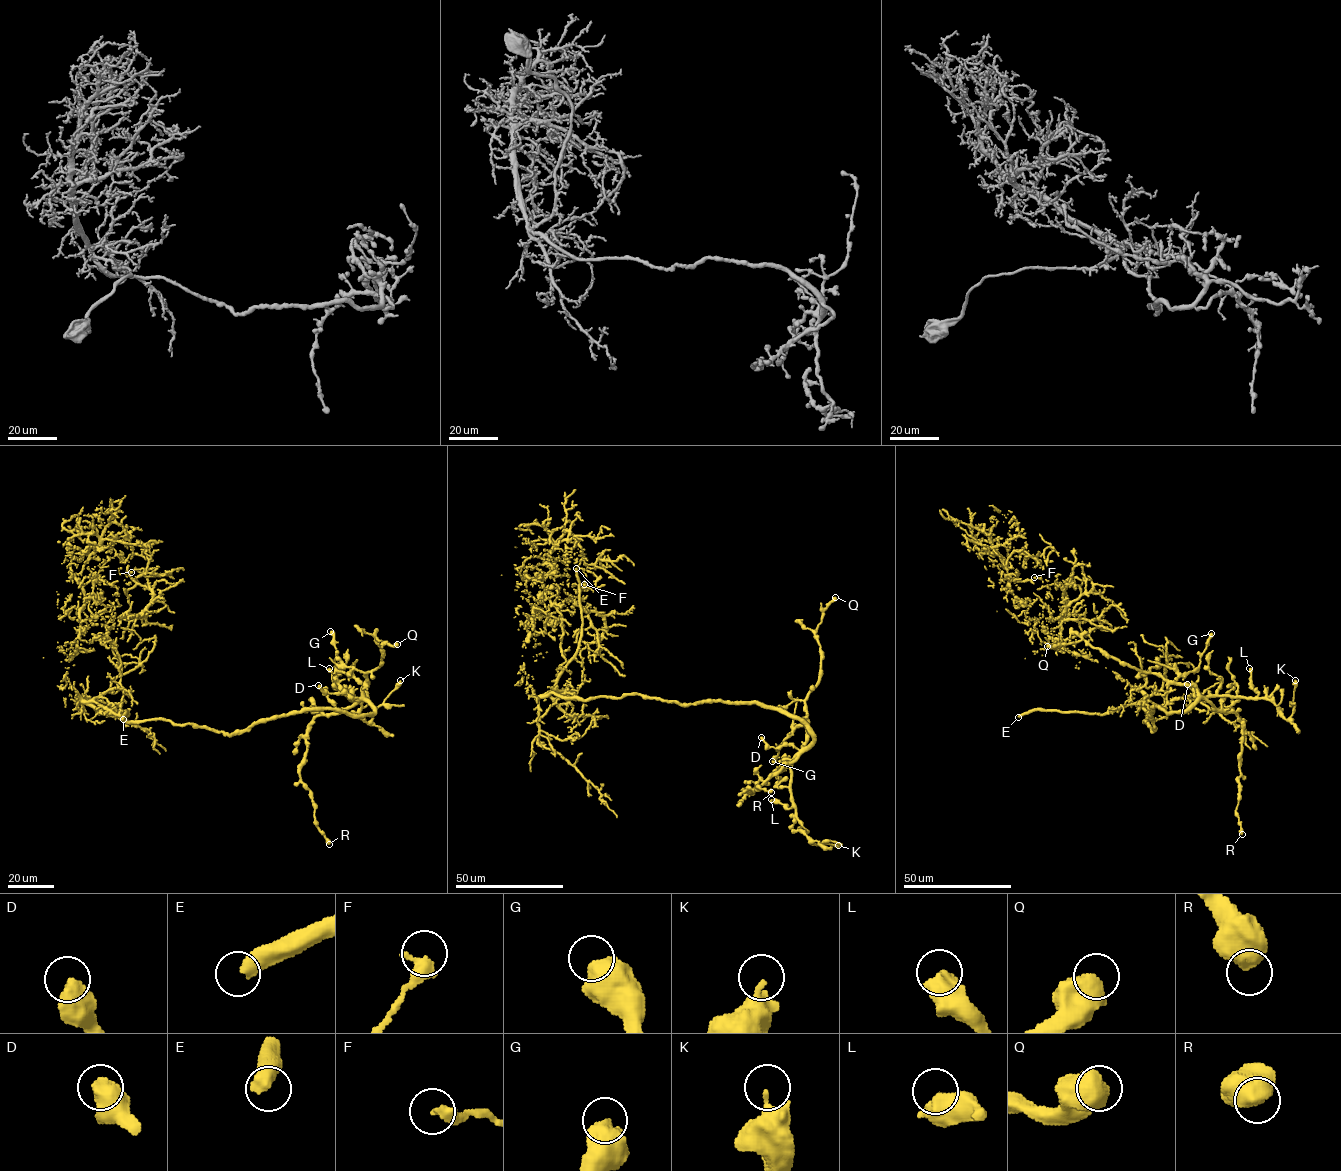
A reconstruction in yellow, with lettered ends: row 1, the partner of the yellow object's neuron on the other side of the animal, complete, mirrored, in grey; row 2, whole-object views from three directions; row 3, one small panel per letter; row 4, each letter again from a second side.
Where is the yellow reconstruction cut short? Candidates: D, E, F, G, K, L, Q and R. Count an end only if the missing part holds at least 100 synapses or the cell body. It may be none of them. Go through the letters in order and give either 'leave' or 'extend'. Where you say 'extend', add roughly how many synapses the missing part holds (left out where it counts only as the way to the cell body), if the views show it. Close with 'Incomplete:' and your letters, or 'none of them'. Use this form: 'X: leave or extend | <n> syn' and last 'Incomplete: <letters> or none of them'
D: leave
E: extend
F: leave
G: leave
K: leave
L: leave
Q: leave
R: leave
Incomplete: E

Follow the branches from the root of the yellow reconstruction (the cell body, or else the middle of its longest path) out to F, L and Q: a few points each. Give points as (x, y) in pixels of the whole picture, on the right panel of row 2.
F: (1149, 718), (1138, 686), (1062, 647), (1062, 611), (1037, 595), (1057, 585), (1050, 589), (1034, 577)
L: (1149, 718), (1144, 721), (1153, 731), (1153, 707), (1183, 712), (1205, 696), (1255, 698), (1249, 668)
Q: (1149, 718), (1144, 721), (1153, 731), (1153, 707), (1185, 712), (1196, 687), (1140, 672), (1082, 639), (1047, 646)

